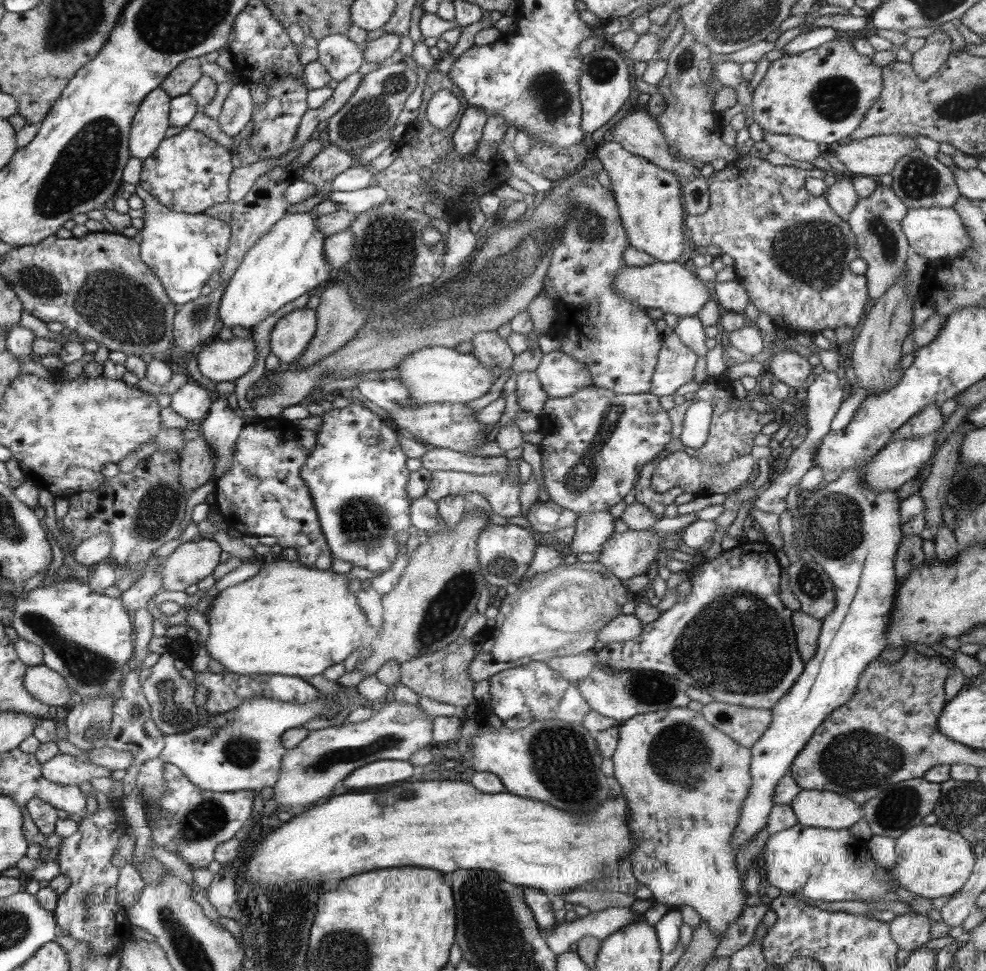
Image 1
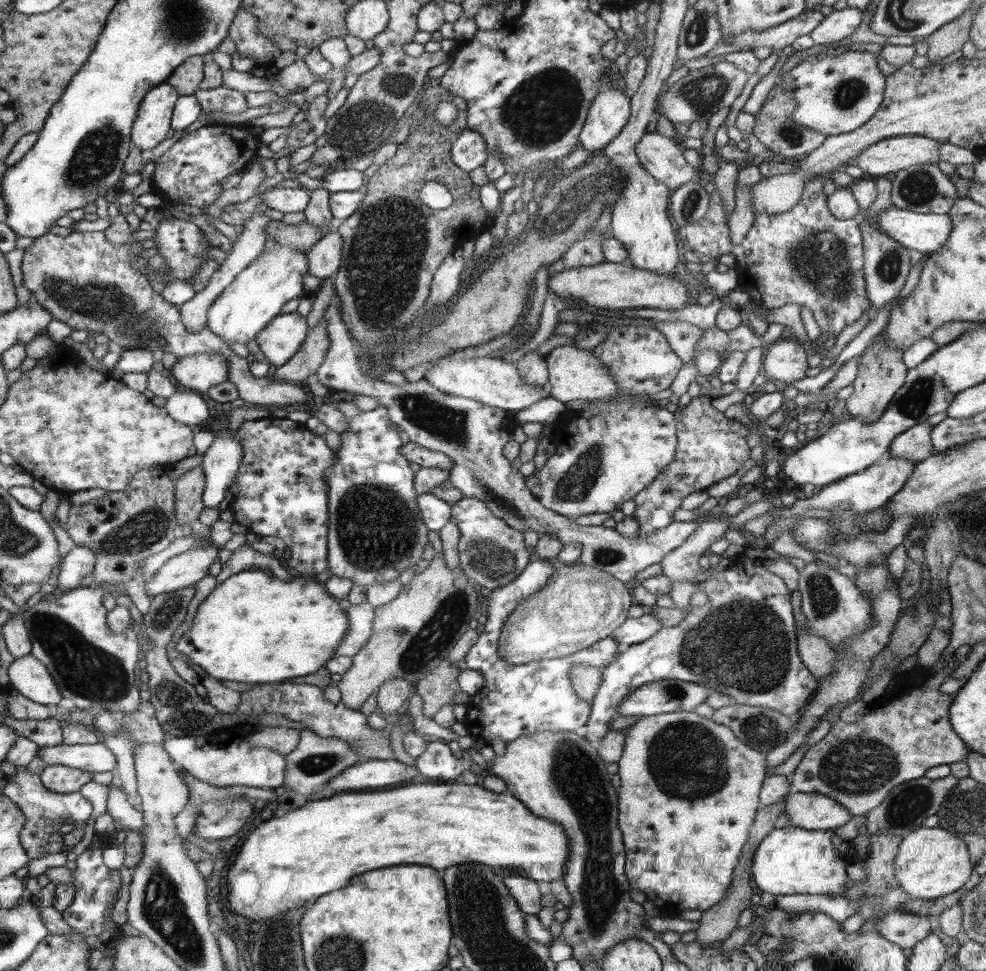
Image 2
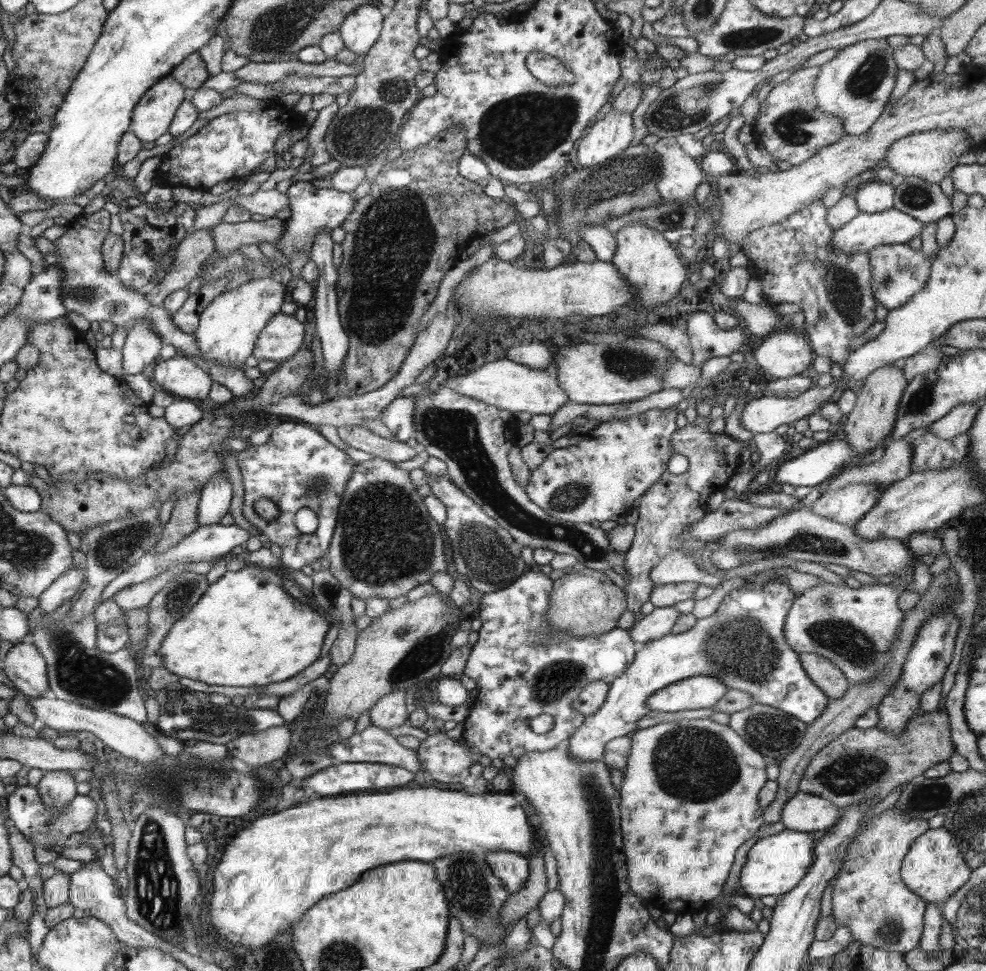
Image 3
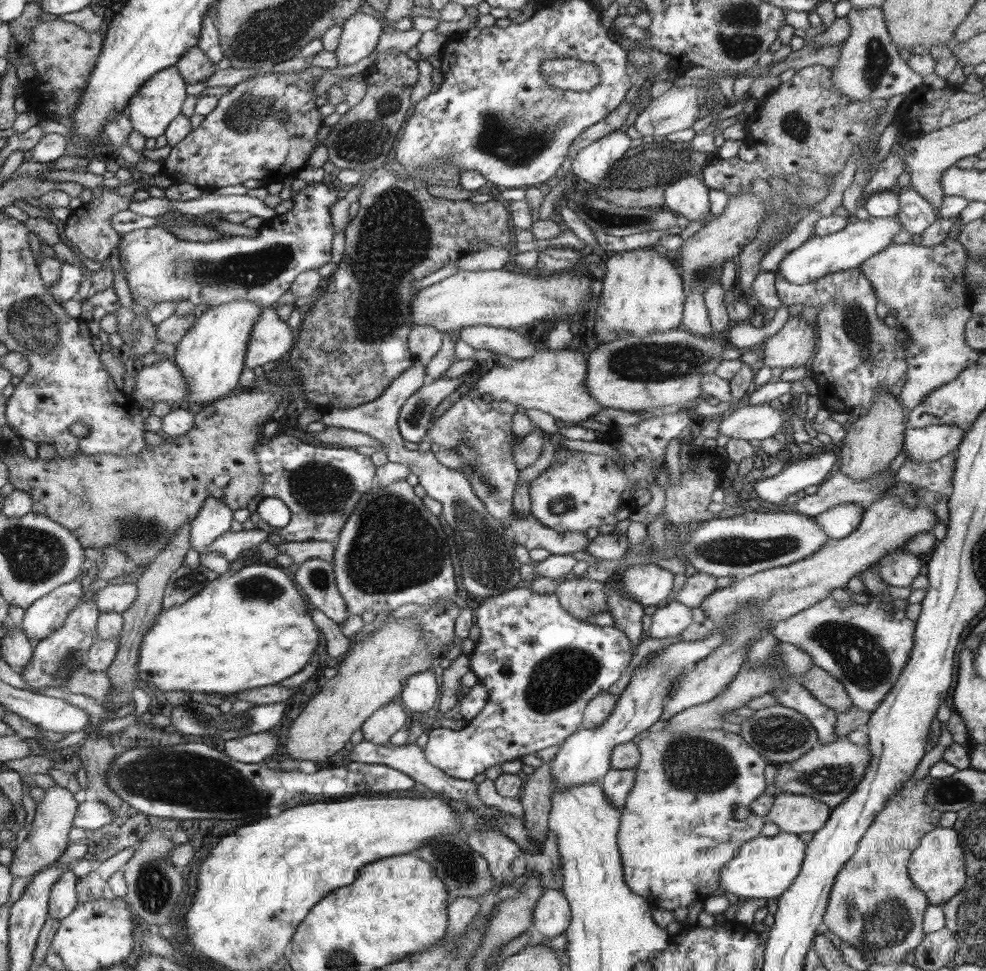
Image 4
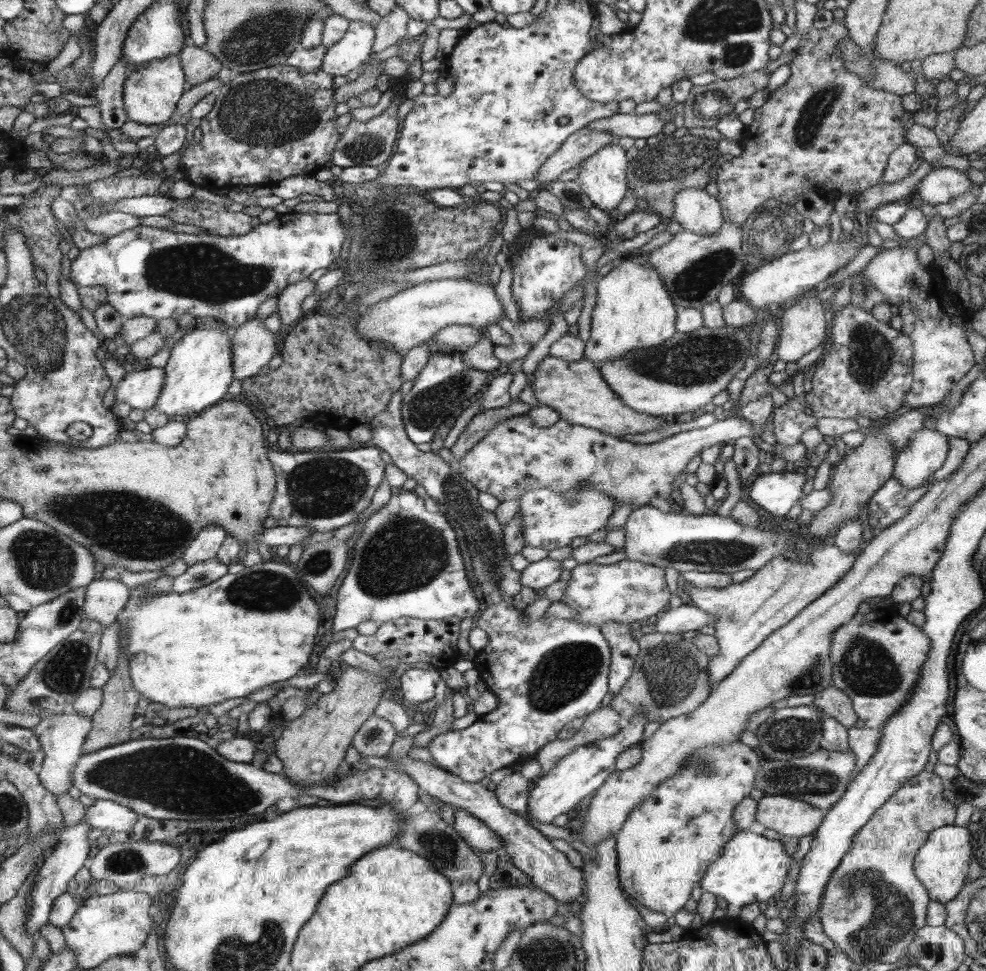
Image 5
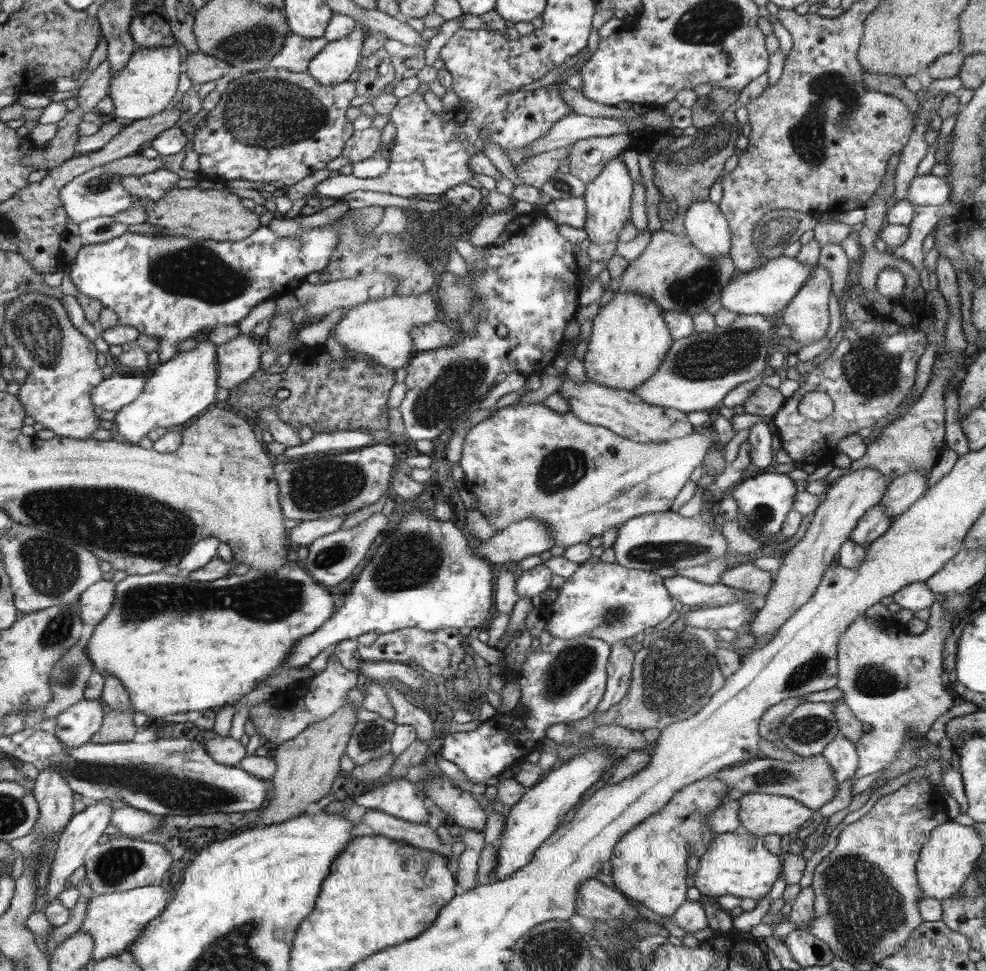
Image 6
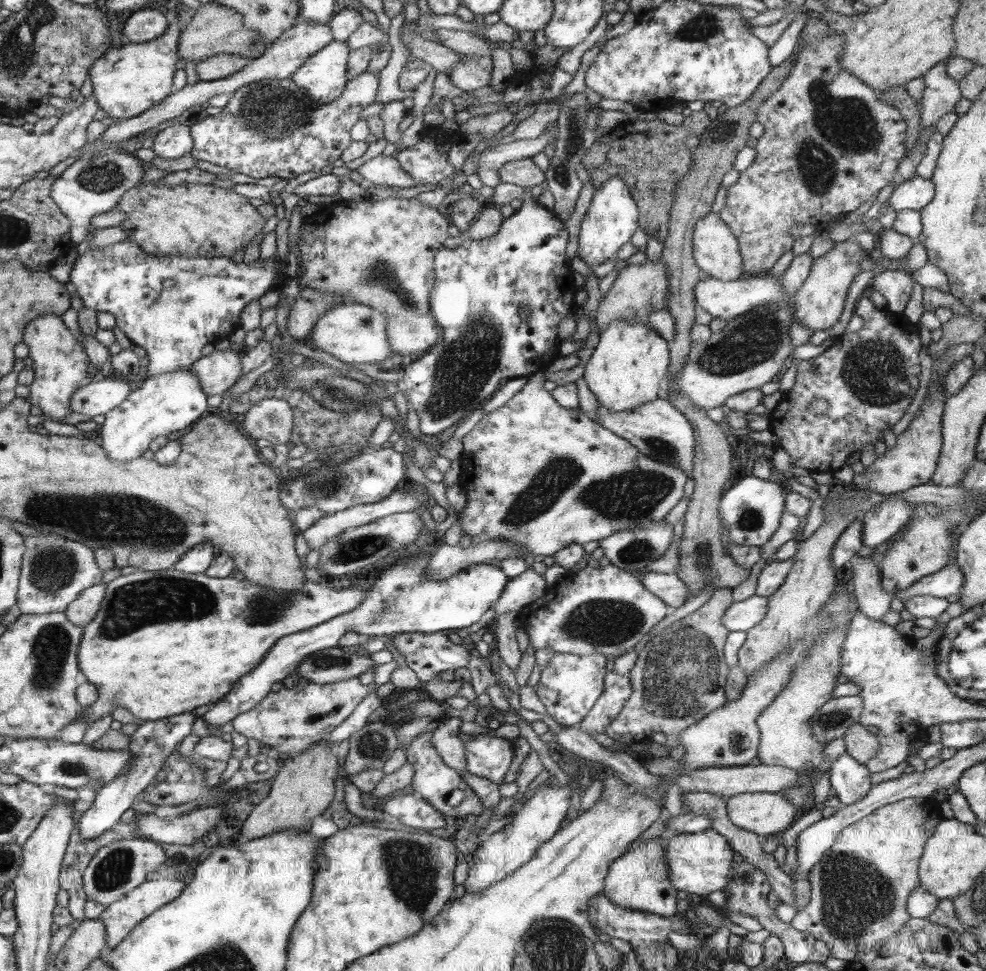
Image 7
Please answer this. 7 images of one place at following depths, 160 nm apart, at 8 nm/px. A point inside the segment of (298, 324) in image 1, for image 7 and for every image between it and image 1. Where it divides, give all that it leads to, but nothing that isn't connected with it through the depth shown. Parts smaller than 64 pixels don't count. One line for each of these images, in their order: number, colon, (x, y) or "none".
2: (280, 340)
3: (283, 336)
4: (271, 337)
5: (253, 346)
6: (238, 359)
7: (217, 372)

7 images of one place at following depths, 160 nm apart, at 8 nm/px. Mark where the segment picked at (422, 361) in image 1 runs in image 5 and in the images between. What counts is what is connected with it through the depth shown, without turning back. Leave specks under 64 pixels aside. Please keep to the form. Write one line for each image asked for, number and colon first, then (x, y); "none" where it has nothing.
2: (496, 381)
3: (512, 386)
4: (554, 382)
5: (577, 390)

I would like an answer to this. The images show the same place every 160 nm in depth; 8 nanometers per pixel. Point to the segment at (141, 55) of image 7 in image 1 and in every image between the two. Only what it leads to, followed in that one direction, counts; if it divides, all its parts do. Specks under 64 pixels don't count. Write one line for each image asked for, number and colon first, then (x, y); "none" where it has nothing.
1: (150, 130)
2: (154, 122)
3: (156, 112)
4: (158, 103)
5: (151, 94)
6: (147, 85)

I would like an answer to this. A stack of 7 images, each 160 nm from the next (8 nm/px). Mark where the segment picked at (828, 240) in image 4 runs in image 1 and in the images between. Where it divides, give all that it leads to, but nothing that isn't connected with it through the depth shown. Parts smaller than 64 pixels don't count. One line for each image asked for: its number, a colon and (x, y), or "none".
1: (933, 232)
2: (925, 232)
3: (893, 227)

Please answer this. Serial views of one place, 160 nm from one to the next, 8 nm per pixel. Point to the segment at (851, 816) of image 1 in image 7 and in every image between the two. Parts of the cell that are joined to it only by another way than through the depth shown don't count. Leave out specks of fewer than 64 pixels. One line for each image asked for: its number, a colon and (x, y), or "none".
2: (810, 811)
3: (804, 812)
4: (793, 813)
5: (788, 816)
6: (761, 814)
7: (765, 814)

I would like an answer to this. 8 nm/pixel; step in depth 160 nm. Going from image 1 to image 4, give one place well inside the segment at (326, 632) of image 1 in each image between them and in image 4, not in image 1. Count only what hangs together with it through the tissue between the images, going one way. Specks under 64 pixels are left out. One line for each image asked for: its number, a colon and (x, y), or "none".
2: (254, 627)
3: (245, 630)
4: (245, 630)

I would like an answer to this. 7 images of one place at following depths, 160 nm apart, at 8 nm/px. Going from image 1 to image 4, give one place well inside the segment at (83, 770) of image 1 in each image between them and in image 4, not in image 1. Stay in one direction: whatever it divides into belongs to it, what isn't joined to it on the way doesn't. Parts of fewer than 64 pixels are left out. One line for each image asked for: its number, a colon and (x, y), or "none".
2: (62, 779)
3: (56, 789)
4: (48, 836)

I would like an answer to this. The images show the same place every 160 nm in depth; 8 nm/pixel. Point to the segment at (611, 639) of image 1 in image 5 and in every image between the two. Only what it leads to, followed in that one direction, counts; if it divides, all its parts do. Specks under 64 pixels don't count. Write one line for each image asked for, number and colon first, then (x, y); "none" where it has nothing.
2: (633, 630)
3: (659, 623)
4: (670, 620)
5: (685, 618)

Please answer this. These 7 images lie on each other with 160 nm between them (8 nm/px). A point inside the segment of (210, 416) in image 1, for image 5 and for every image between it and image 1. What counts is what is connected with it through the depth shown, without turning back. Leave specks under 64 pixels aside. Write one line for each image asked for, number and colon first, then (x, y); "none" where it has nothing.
2: (221, 462)
3: (216, 495)
4: (215, 519)
5: (206, 544)

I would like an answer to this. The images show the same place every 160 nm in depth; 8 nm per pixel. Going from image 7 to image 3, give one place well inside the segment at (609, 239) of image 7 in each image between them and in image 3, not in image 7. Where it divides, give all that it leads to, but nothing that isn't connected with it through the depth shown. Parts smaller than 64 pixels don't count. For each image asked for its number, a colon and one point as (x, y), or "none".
3: (612, 135)
4: (593, 163)
5: (602, 177)
6: (607, 198)

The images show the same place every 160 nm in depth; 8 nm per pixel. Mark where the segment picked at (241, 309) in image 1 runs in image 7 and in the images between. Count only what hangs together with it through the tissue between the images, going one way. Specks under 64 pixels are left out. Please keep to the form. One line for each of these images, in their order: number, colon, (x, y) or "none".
2: (244, 308)
3: (228, 329)
4: (211, 355)
5: (199, 369)
6: (174, 392)
7: (163, 404)

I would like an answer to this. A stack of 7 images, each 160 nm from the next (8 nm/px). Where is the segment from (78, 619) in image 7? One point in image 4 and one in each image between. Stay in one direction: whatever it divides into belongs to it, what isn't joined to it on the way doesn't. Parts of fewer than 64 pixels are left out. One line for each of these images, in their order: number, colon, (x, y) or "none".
4: (115, 597)
5: (104, 599)
6: (95, 603)

